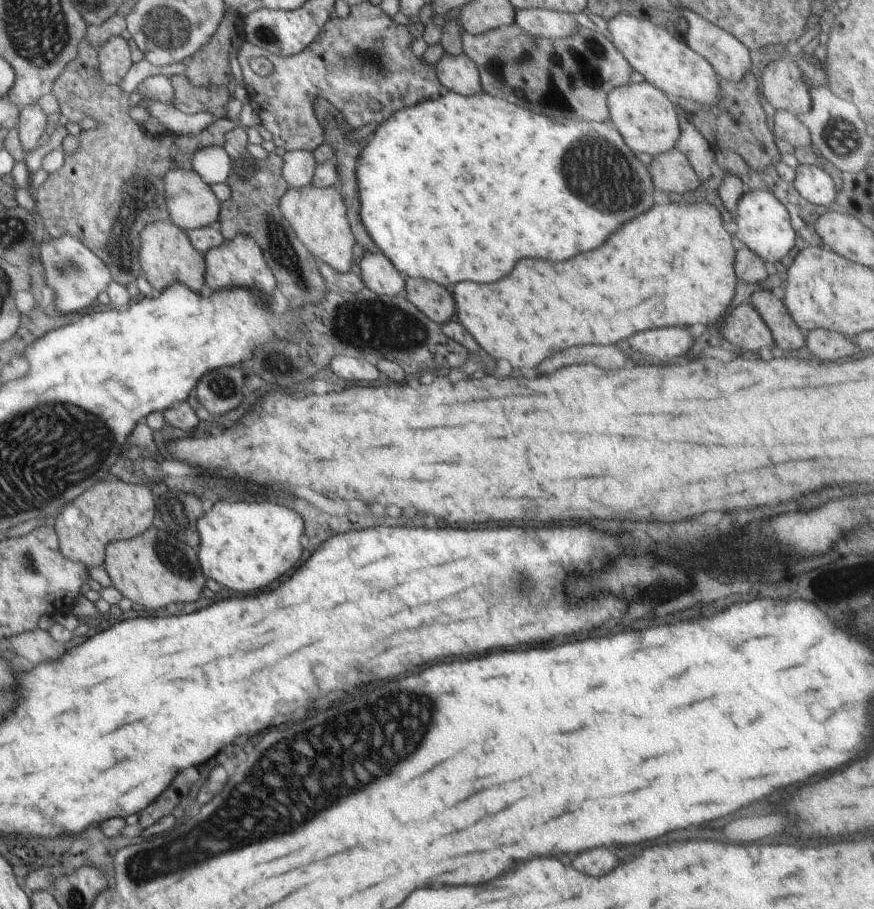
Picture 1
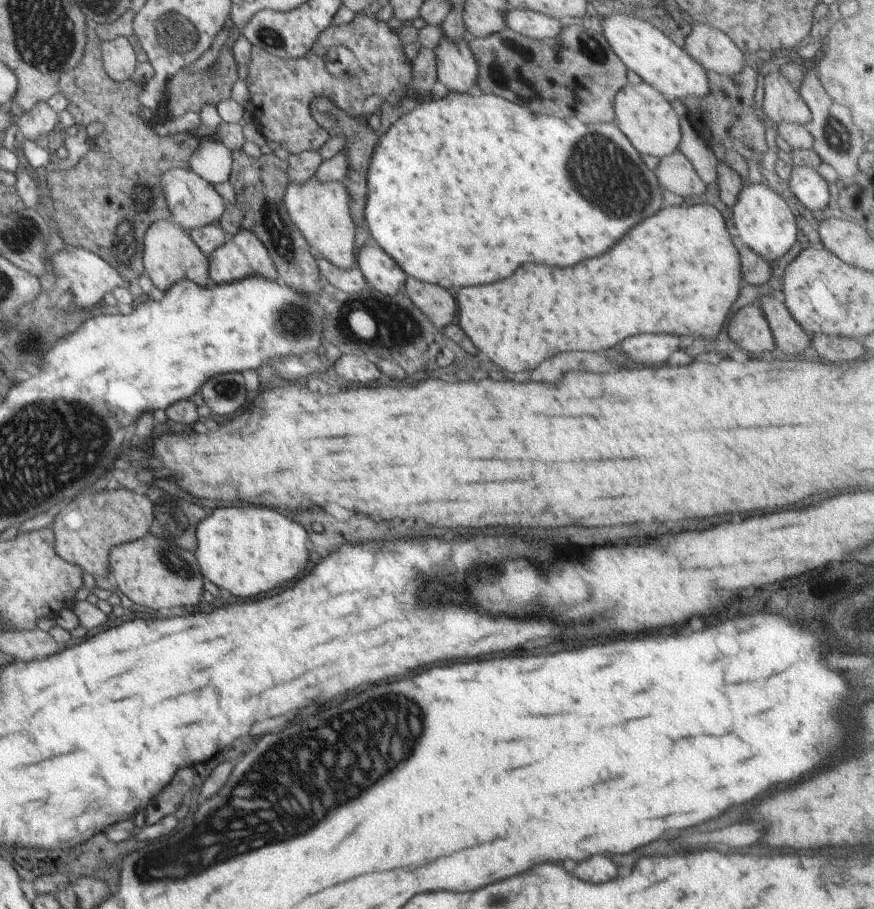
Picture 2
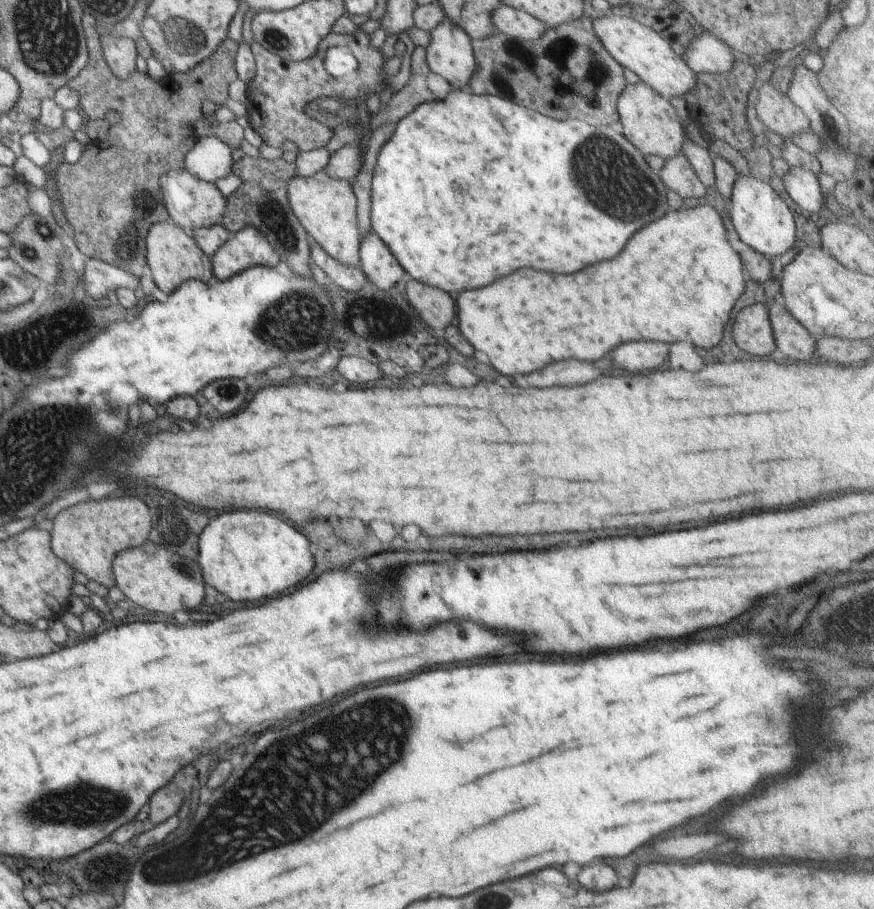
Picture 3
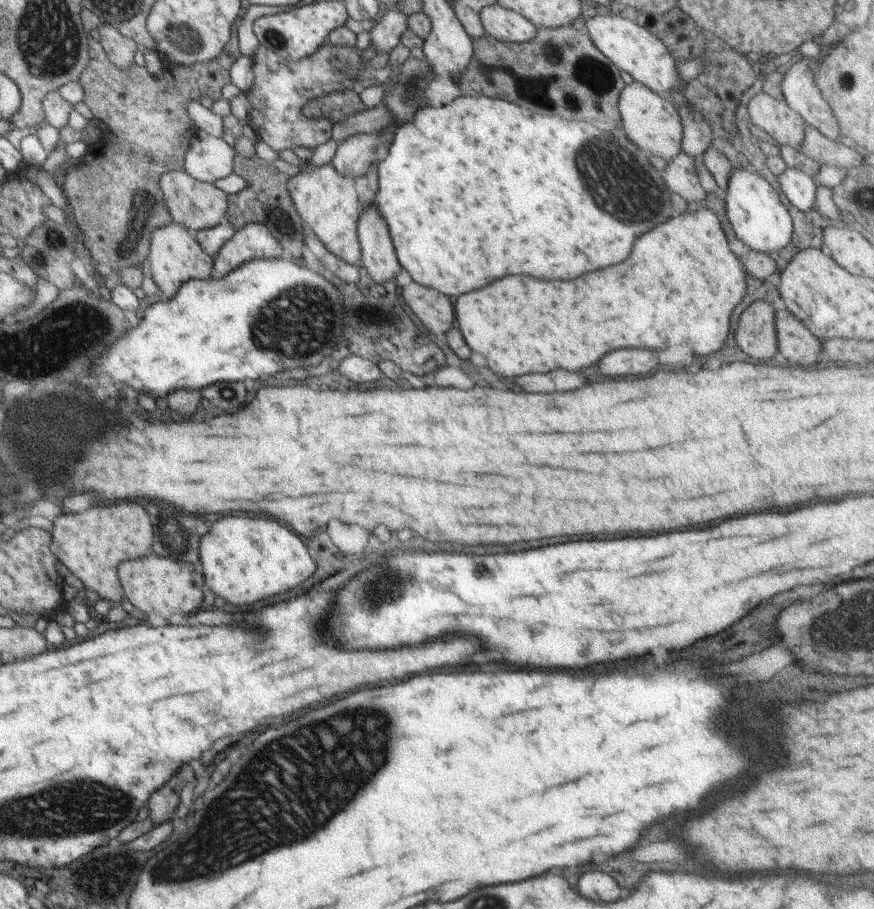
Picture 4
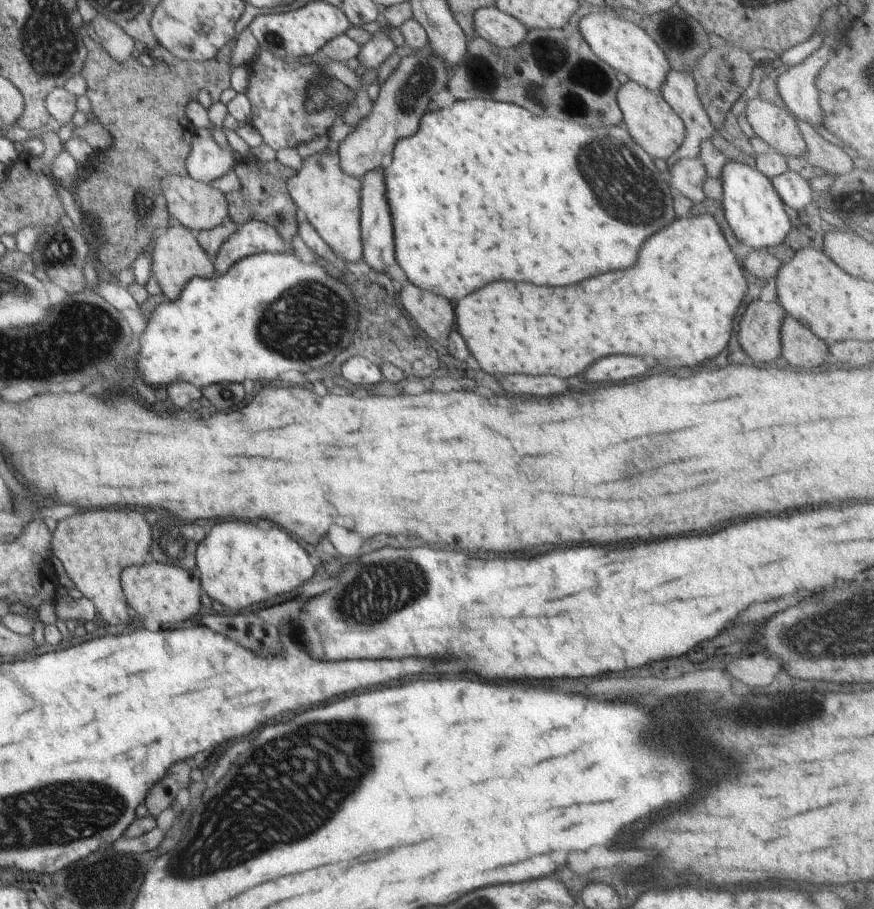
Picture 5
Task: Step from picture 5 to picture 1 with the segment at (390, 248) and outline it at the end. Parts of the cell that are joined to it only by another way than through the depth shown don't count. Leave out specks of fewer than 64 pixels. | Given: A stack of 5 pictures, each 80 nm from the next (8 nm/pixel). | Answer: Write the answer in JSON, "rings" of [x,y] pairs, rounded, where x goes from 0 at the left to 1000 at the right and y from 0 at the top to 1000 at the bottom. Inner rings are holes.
{"rings":[[[419,276],[411,292],[413,307],[426,321],[453,326],[463,319],[463,305],[437,276]]]}

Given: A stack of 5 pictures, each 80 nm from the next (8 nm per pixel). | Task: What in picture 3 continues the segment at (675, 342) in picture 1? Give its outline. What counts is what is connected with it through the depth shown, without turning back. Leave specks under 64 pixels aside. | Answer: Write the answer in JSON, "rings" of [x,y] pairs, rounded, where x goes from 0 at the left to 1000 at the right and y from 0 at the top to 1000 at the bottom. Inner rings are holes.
{"rings":[[[721,376],[714,381],[707,381],[700,387],[700,396],[705,403],[719,409],[739,409],[746,405],[753,405],[760,400],[764,389],[762,378],[751,376]]]}

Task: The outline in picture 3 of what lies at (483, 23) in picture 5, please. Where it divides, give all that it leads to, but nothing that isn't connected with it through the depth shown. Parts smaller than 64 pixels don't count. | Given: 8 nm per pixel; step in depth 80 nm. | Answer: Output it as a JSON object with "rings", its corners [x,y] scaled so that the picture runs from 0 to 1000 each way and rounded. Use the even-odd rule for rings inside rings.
{"rings":[[[578,6],[563,13],[563,24],[568,26],[565,31],[570,36],[581,37],[595,44],[616,44],[629,33],[629,29],[606,18],[604,13]]]}

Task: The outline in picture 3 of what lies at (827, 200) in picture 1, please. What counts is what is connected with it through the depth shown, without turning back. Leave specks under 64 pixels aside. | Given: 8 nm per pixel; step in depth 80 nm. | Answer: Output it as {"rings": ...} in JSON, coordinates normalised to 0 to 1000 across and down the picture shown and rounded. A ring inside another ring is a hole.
{"rings":[[[905,184],[895,196],[902,216],[918,229],[918,232],[937,234],[943,224],[943,213],[932,191],[919,184]]]}

